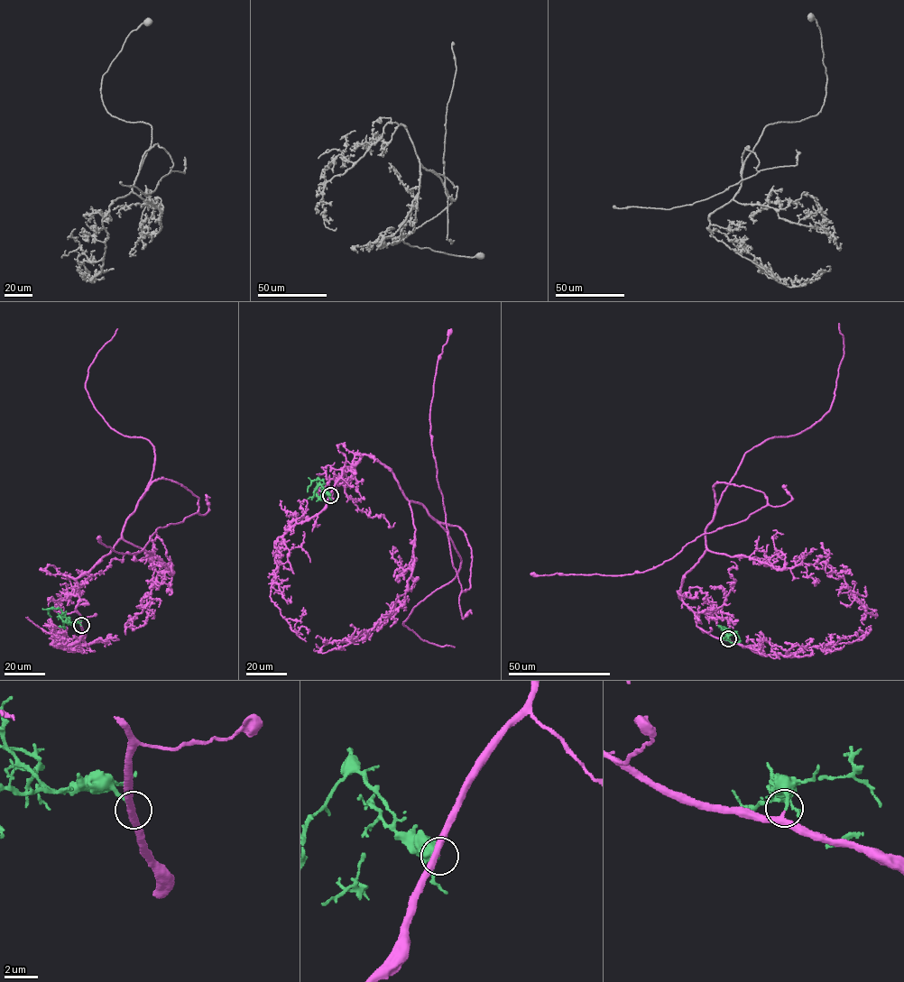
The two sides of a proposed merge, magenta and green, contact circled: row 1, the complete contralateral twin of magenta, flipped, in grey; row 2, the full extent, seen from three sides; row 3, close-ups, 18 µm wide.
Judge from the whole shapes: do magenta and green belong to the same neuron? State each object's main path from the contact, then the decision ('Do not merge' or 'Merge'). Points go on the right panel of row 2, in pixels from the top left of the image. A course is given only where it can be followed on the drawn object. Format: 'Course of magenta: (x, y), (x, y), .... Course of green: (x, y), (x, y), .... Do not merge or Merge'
Course of magenta: (728, 638), (701, 629), (678, 595), (705, 549), (714, 483), (744, 485), (767, 504), (652, 568), (530, 573). Course of green: (728, 638), (720, 626), (735, 633). Merge

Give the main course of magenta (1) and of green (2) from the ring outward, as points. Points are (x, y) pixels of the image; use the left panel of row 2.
1: (80, 625), (77, 579), (152, 482), (198, 497), (142, 550), (98, 536)
2: (80, 625), (71, 622), (59, 609), (49, 609), (50, 617)

